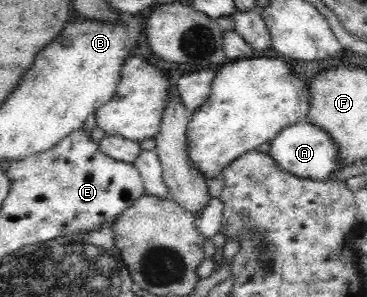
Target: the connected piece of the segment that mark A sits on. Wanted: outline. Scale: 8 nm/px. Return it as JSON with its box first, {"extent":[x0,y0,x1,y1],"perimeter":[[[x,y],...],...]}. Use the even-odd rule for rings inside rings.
{"extent":[269,121,342,180],"perimeter":[[[308,121],[296,122],[281,129],[270,141],[269,156],[276,165],[305,180],[323,180],[333,171],[342,168],[337,162],[337,145],[333,144],[328,133],[321,127],[312,125]]]}

